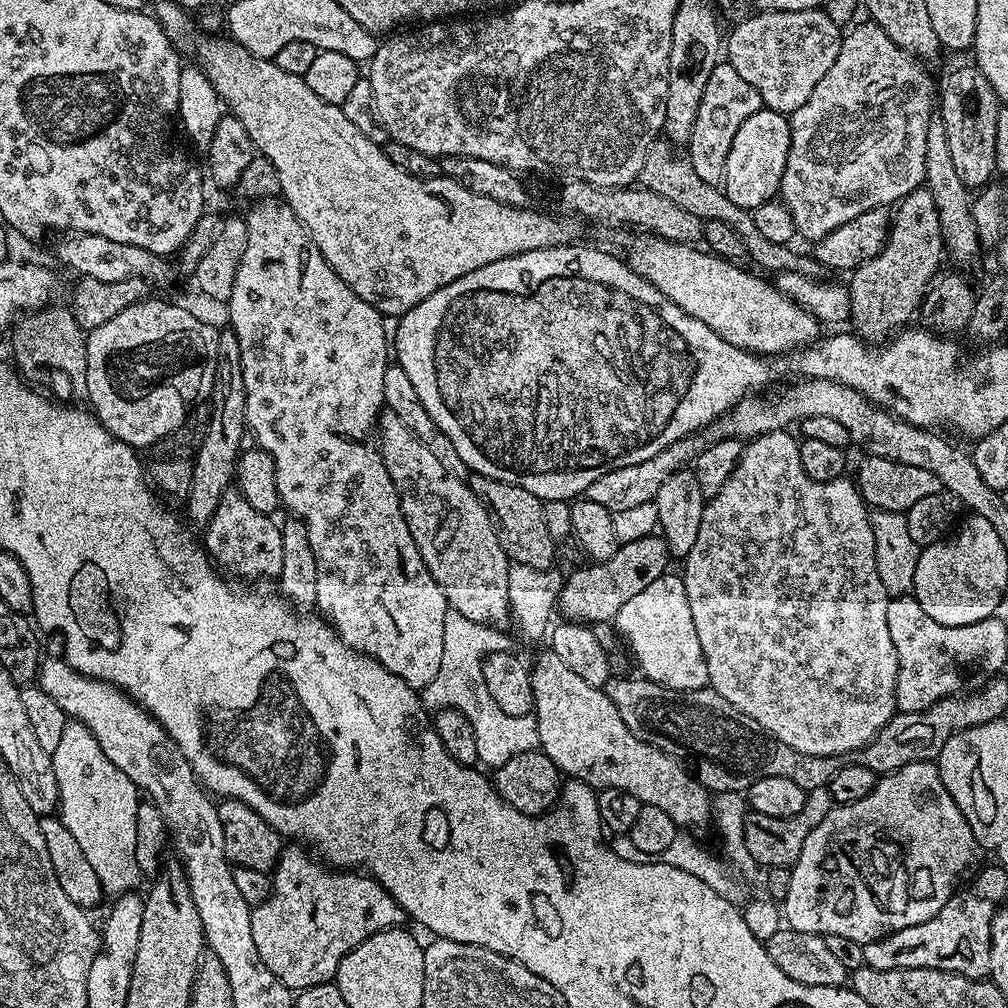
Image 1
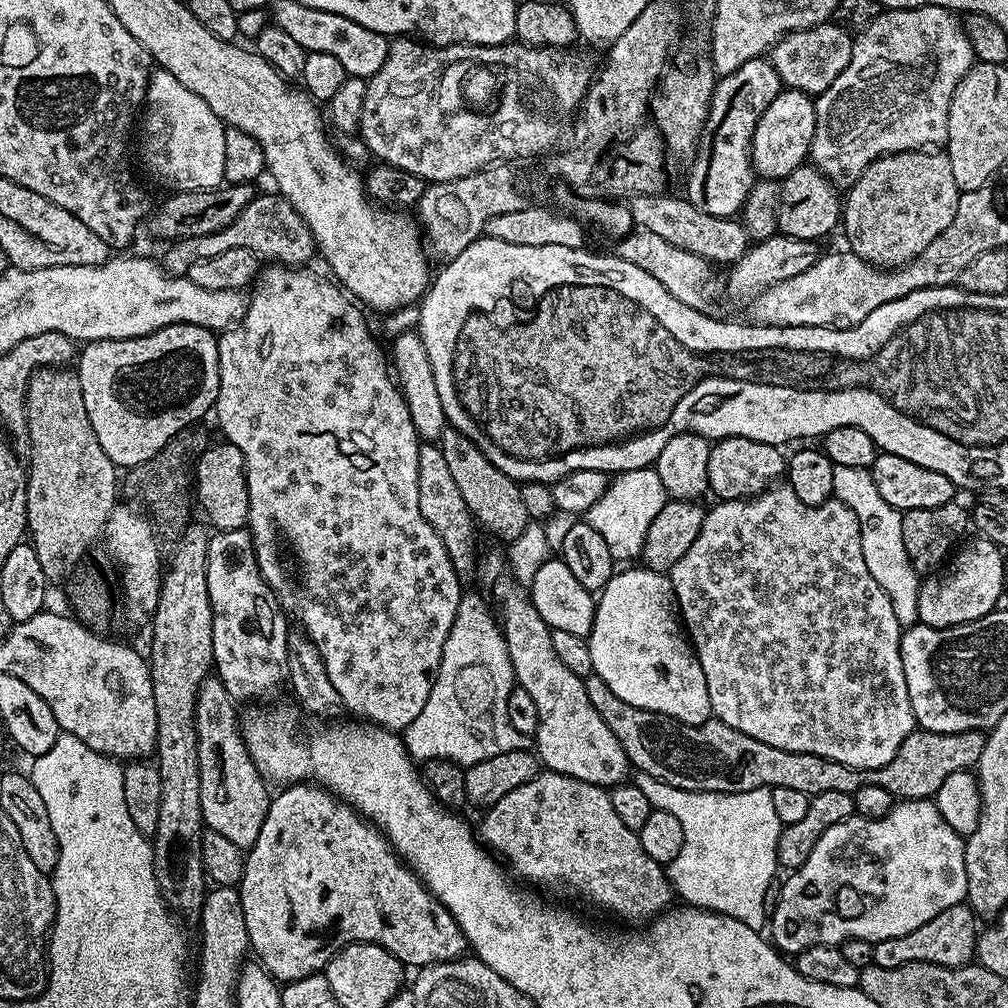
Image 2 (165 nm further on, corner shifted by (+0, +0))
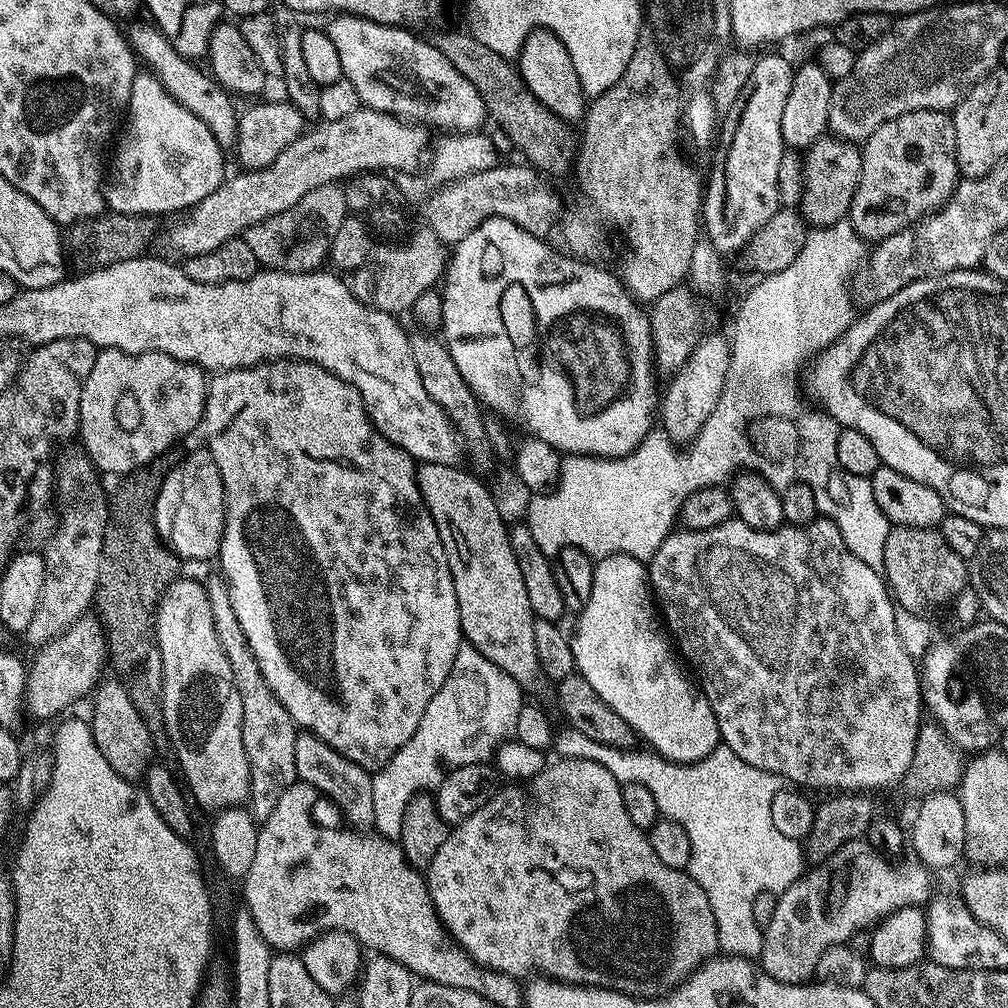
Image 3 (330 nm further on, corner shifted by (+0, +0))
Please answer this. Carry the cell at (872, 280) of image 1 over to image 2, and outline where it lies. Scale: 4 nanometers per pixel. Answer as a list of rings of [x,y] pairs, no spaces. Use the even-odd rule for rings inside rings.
[[[921,150],[919,152],[895,152],[874,161],[847,189],[842,200],[842,232],[848,239],[847,247],[858,258],[862,258],[875,268],[895,270],[909,264],[958,214],[961,192],[950,171],[950,158],[944,150]]]

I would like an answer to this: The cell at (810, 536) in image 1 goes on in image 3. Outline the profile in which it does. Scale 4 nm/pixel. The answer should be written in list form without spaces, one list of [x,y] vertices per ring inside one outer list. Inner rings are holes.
[[[733,518],[706,530],[673,530],[668,533],[662,546],[658,546],[652,559],[647,561],[646,567],[663,623],[679,655],[690,668],[692,663],[691,671],[698,681],[698,687],[714,710],[720,739],[730,750],[734,750],[734,754],[738,754],[738,758],[742,758],[742,762],[750,762],[750,766],[772,772],[781,781],[791,782],[804,790],[832,788],[828,790],[840,794],[864,794],[872,790],[868,788],[884,788],[887,784],[895,785],[902,780],[914,758],[922,721],[918,664],[898,640],[894,624],[895,603],[883,575],[851,553],[843,541],[842,530],[838,530],[833,520],[817,518],[809,524],[788,524],[767,532],[746,526],[746,522]]]

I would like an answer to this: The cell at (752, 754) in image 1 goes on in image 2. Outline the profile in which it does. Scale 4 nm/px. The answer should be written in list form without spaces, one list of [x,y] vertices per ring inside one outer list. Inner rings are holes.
[[[595,674],[585,679],[584,685],[594,710],[598,710],[602,722],[610,726],[614,738],[622,744],[622,750],[626,750],[631,767],[636,772],[644,772],[670,786],[691,792],[745,792],[786,786],[811,798],[829,790],[852,794],[859,788],[870,787],[890,790],[897,801],[927,800],[935,797],[950,774],[975,769],[985,738],[984,732],[938,734],[913,730],[886,766],[857,770],[818,754],[766,746],[766,742],[758,742],[758,738],[750,738],[715,718],[708,719],[705,724],[679,724],[653,712],[638,710],[622,702],[622,698],[618,698],[618,694],[614,694],[614,690]]]

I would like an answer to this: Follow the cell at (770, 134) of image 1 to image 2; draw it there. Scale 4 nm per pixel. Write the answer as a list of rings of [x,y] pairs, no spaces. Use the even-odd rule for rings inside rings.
[[[792,88],[780,91],[774,102],[766,106],[762,118],[758,118],[758,126],[754,126],[753,173],[757,177],[779,182],[798,170],[809,159],[815,121],[816,101],[811,95]]]

